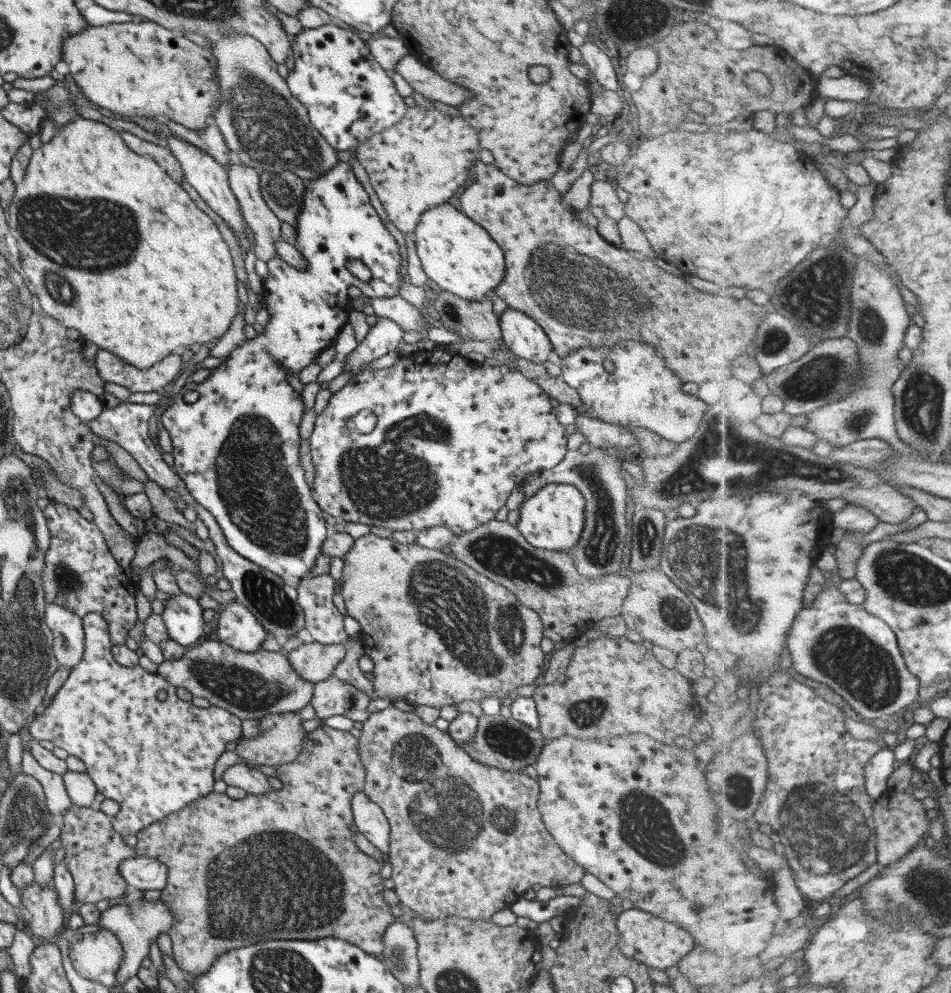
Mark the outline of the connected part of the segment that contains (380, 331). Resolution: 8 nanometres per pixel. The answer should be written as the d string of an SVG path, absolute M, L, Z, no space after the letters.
M377 317L375 325L369 327L367 334L356 344L351 354L345 359L342 372L351 375L367 368L372 360L385 356L392 350L398 350L404 331L394 321Z

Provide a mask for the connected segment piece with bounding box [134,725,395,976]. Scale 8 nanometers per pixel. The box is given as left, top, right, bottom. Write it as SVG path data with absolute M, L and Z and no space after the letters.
M321 725L304 737L301 752L295 760L274 766L276 778L282 784L280 790L269 788L267 793L261 795L247 793L240 800L229 799L224 794L212 791L135 834L136 854L153 858L167 869L166 885L162 888L160 900L172 912L168 938L173 959L180 970L197 976L209 968L215 957L228 950L277 938L303 938L309 941L335 938L358 946L370 955L382 952L383 932L395 918L382 899L381 881L377 882L379 890L371 890L371 908L345 908L349 912L339 914L335 920L331 914L335 906L331 904L329 890L339 882L339 872L331 866L331 862L339 866L341 874L345 872L341 868L343 862L347 862L349 874L353 874L353 868L357 872L365 866L375 872L377 864L377 860L364 855L351 841L351 800L364 786L364 768L356 748L358 740L349 732Z

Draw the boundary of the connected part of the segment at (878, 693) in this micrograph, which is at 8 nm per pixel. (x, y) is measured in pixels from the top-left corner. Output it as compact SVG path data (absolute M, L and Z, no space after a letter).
M831 576L812 604L799 611L786 644L792 669L807 679L827 685L864 721L897 716L899 711L916 705L921 681L907 669L895 631L862 604L847 602L838 581Z

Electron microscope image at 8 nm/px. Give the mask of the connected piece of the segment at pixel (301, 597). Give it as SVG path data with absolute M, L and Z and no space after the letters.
M328 574L300 579L296 588L297 602L304 616L304 628L311 638L323 645L345 642L343 616L335 609L331 596L335 592L335 580Z

